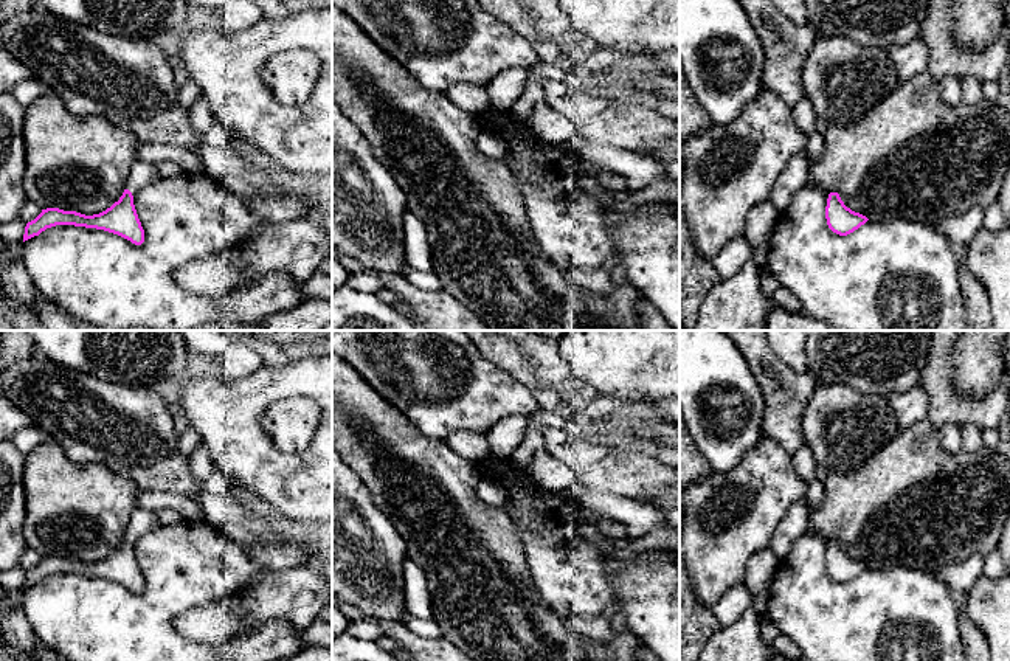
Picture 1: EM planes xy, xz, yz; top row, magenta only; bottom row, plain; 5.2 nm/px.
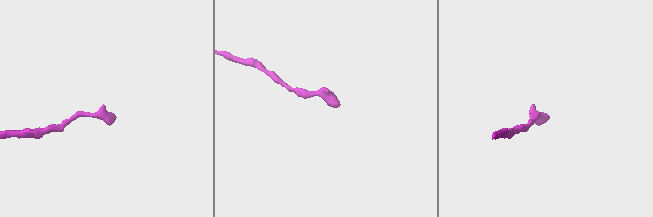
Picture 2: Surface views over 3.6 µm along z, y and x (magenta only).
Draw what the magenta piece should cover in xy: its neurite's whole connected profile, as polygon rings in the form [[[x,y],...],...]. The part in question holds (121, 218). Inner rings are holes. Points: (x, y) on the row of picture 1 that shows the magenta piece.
[[[147,163],[135,164],[127,178],[127,188],[118,202],[99,214],[85,216],[76,211],[64,211],[59,208],[47,208],[25,227],[23,242],[39,236],[47,228],[56,225],[74,225],[85,228],[104,230],[118,234],[135,245],[144,242],[144,230],[138,219],[133,192],[144,188],[150,182],[157,180],[158,171],[155,166]]]

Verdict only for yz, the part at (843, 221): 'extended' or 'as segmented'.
as segmented

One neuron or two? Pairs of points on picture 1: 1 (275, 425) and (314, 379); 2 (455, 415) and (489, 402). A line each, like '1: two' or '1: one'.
1: two
2: one

